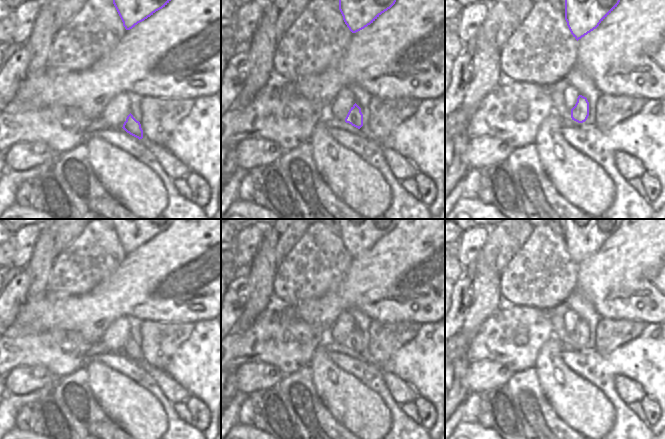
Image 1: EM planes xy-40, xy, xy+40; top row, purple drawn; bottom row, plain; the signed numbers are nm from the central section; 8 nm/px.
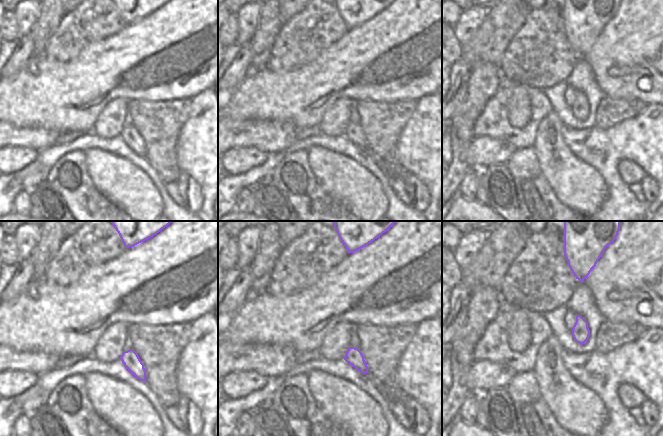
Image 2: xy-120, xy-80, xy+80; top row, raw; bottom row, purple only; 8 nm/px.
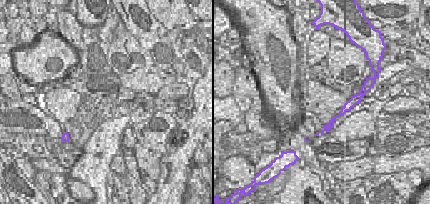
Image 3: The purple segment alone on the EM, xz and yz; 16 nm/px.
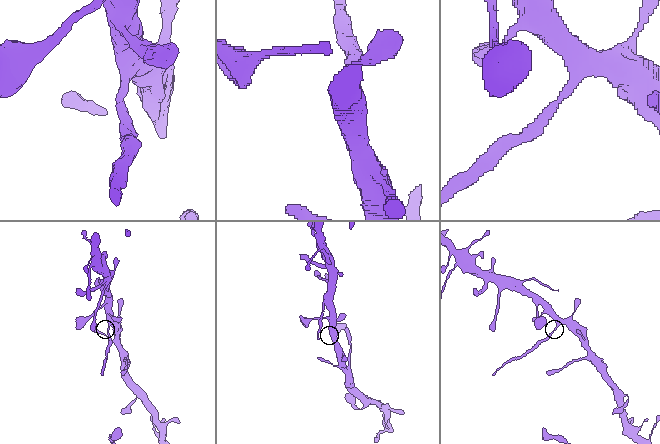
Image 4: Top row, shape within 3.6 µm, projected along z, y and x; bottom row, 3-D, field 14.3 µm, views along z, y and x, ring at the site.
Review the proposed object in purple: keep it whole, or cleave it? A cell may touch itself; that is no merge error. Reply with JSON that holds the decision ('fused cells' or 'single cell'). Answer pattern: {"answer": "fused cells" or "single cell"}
{"answer": "fused cells"}

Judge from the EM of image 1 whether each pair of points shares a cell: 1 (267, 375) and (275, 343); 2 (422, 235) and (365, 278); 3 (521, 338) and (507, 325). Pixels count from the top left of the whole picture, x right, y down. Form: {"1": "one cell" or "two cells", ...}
{"1": "two cells", "2": "one cell", "3": "two cells"}

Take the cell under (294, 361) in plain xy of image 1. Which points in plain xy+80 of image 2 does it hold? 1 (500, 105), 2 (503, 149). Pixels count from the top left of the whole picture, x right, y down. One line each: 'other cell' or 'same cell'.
1: same cell
2: other cell

